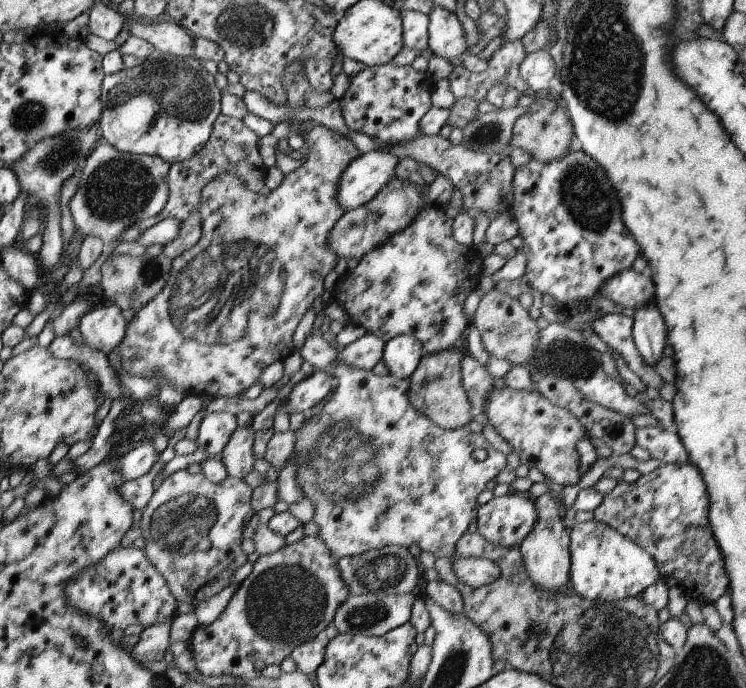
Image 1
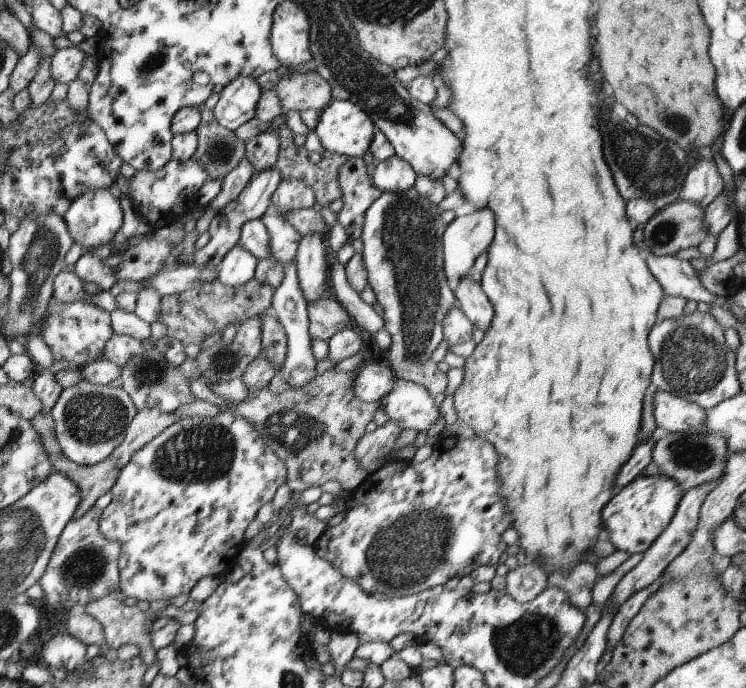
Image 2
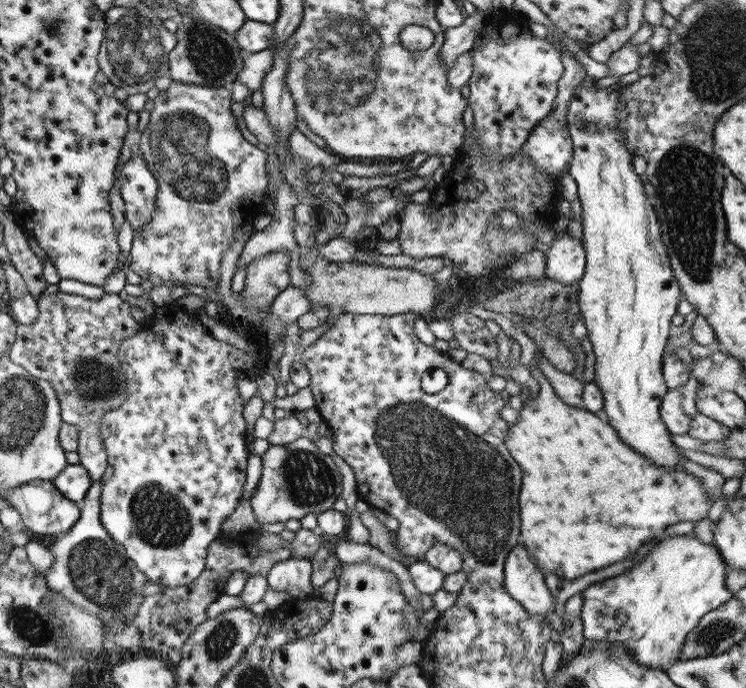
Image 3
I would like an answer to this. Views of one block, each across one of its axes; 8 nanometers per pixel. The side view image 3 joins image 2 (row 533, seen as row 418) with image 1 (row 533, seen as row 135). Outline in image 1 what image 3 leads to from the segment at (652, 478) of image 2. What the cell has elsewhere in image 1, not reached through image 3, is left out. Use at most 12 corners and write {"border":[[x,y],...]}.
{"border":[[595,521],[569,529],[569,588],[585,601],[641,596],[650,554]]}

